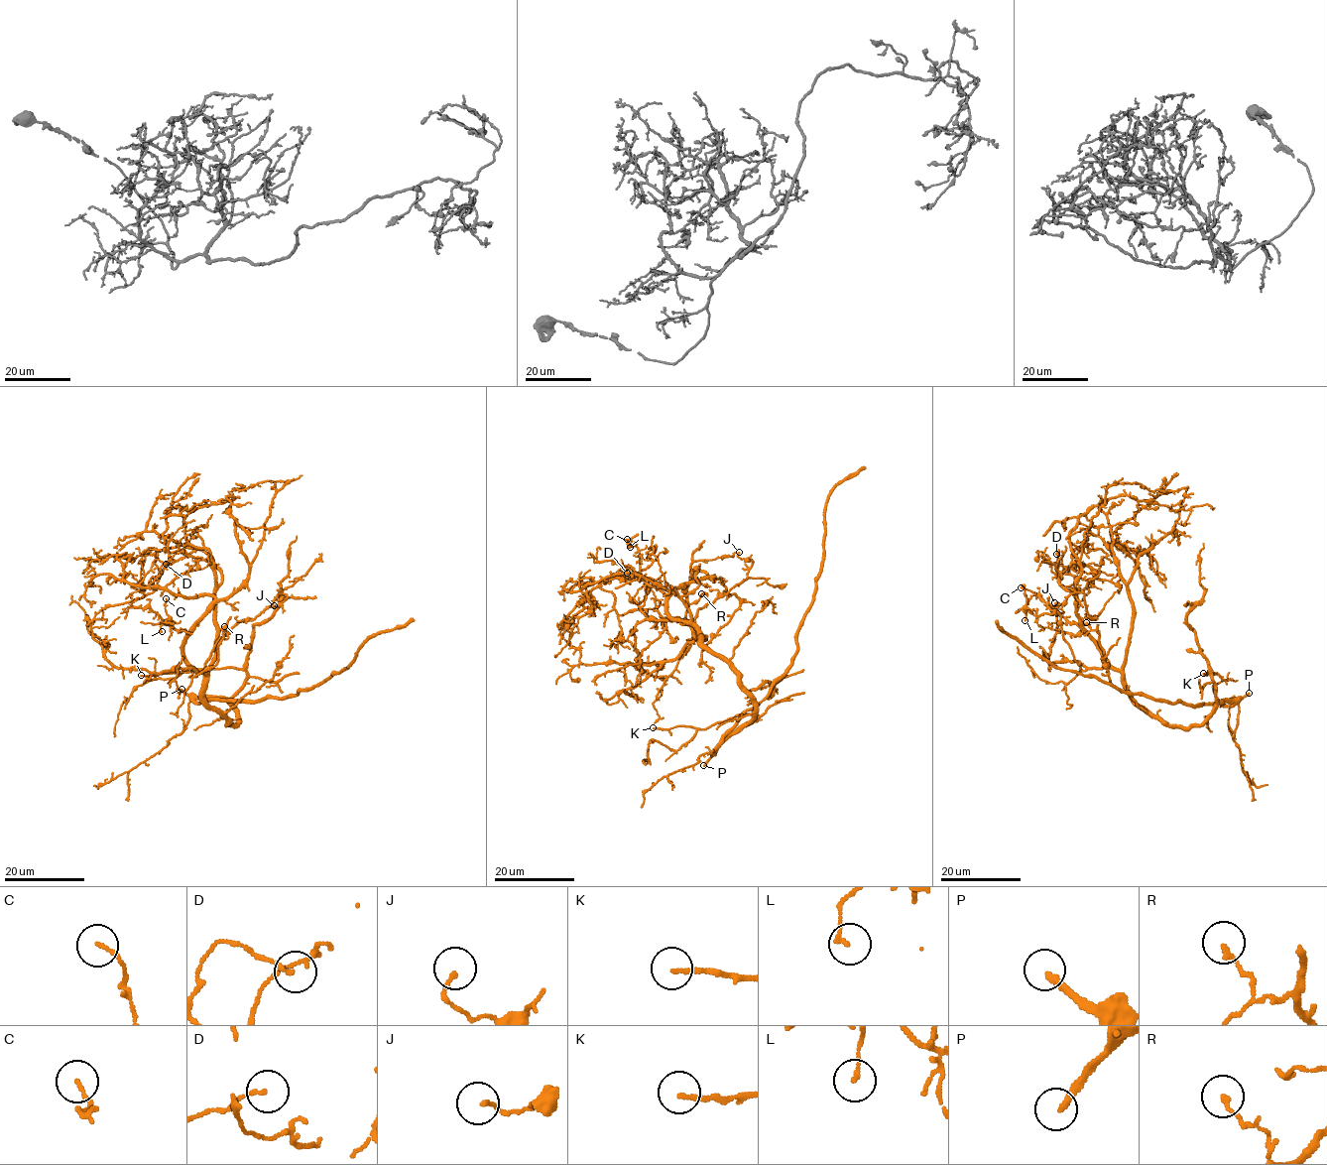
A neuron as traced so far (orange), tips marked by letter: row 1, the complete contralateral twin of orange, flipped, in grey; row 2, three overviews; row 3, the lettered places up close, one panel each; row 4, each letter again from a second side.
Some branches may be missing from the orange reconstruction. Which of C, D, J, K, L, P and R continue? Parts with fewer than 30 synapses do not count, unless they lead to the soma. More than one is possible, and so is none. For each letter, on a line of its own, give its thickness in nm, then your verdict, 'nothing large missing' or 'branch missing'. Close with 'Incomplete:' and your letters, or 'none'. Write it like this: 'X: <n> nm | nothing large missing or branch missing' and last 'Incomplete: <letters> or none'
C: 130 nm | nothing large missing
D: 120 nm | nothing large missing
J: 140 nm | nothing large missing
K: 180 nm | branch missing
L: 150 nm | nothing large missing
P: 240 nm | branch missing
R: 180 nm | nothing large missing
Incomplete: K, P

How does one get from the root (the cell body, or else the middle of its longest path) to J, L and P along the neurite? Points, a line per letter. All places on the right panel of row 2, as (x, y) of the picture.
J: (1145, 708), (1127, 692), (1124, 677), (1104, 653), (1082, 592), (1054, 602)
L: (1145, 708), (1075, 623), (1057, 613), (1034, 615), (1026, 608), (1025, 620)
P: (1145, 708), (1163, 722), (1190, 727), (1200, 724), (1218, 703), (1240, 700), (1249, 693)

